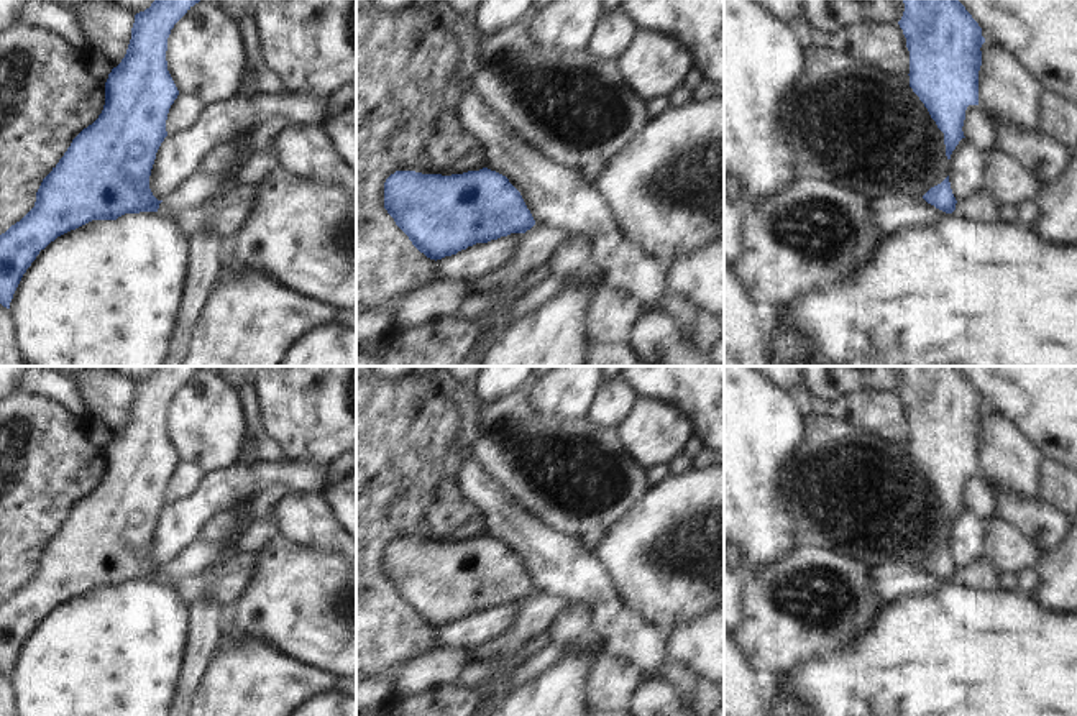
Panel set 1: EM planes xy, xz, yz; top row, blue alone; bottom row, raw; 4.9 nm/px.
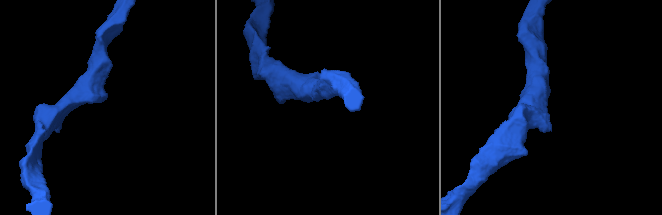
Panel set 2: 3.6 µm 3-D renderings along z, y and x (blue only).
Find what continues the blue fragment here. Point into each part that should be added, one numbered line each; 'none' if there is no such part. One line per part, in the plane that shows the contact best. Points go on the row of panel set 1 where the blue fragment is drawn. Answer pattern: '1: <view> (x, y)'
none

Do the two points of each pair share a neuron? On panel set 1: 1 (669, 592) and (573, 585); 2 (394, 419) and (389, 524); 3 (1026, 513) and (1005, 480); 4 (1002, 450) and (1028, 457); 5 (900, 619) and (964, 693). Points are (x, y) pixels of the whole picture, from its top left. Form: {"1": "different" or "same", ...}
{"1": "different", "2": "same", "3": "different", "4": "same", "5": "same"}

